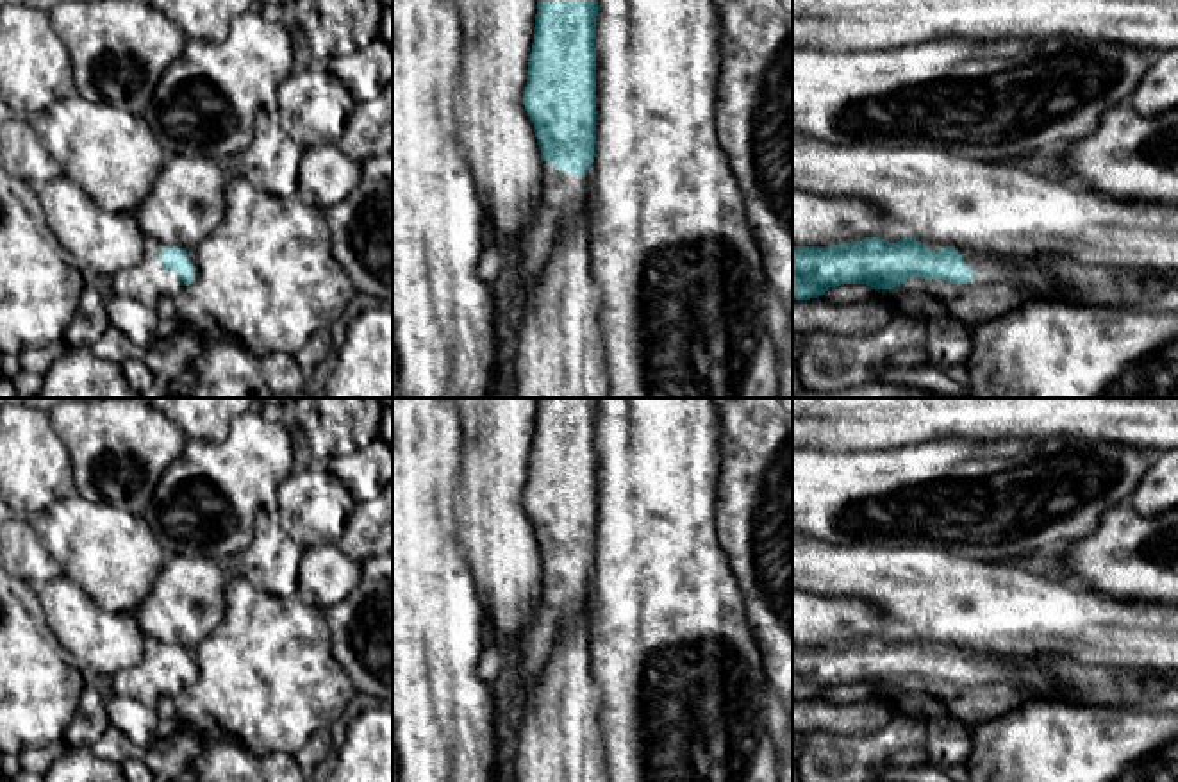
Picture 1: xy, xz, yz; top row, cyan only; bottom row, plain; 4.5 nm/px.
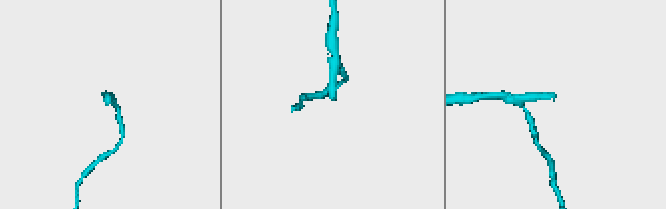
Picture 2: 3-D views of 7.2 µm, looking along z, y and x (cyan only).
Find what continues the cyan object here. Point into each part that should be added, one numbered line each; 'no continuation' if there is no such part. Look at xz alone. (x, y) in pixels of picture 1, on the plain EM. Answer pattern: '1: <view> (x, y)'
1: xz (563, 595)

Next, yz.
1: yz (1161, 695)

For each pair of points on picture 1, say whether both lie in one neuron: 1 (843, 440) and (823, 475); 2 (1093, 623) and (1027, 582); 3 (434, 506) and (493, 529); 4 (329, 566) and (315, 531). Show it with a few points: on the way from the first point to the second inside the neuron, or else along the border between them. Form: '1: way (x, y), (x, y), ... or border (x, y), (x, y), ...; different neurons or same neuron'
1: border (811, 445), (837, 450), (880, 450); different neurons
2: way (1077, 623), (1064, 620), (1043, 598); same neuron
3: border (457, 472), (456, 529), (459, 549), (464, 554); different neurons
4: border (336, 543), (318, 543), (306, 549); different neurons

